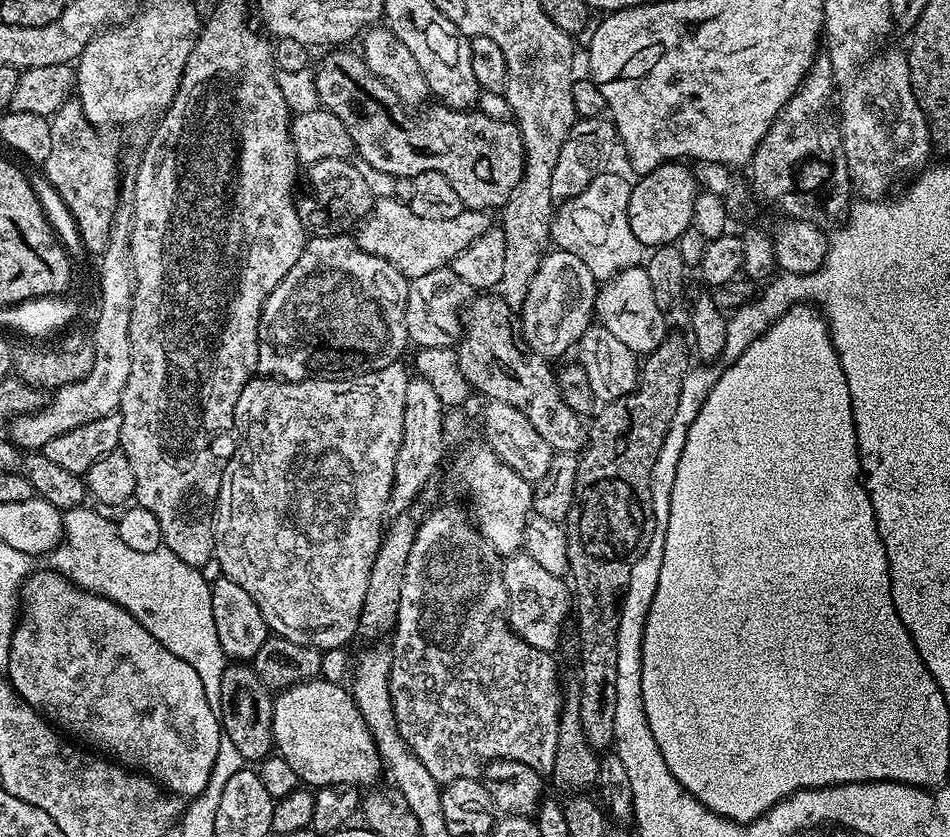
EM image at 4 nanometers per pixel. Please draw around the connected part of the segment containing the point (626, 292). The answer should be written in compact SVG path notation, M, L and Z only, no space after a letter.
M641 265L623 268L615 276L605 279L594 294L593 313L601 327L609 330L614 338L621 339L638 356L655 350L668 333L664 328L665 311L655 301L649 274Z

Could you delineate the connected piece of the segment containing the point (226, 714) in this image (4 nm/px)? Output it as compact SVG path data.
M244 662L225 663L222 676L218 682L218 694L214 700L215 703L220 703L220 708L218 707L218 721L223 735L225 737L228 735L228 740L232 743L233 750L244 759L241 761L252 762L248 760L253 760L253 762L256 762L273 751L272 706L274 700L270 695L270 690L258 678L258 674L254 674L252 667Z

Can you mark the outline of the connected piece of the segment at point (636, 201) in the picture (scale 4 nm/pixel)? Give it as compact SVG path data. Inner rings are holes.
M665 162L659 164L652 172L645 172L639 177L640 181L635 181L630 190L630 198L628 199L628 222L630 230L634 230L634 238L638 238L638 242L645 249L651 250L658 248L662 244L672 244L676 242L682 232L688 225L693 223L692 206L697 205L698 192L696 196L696 184L698 188L698 180L692 177L692 172L687 168L684 162Z

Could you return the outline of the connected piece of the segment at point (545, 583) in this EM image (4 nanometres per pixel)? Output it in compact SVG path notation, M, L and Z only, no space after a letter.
M512 554L507 557L504 564L504 592L508 595L508 616L506 612L506 623L516 635L527 640L536 648L552 650L559 645L562 639L560 627L564 619L569 619L570 609L573 607L570 588L561 577L550 574L544 567L538 566L534 558L525 554Z

